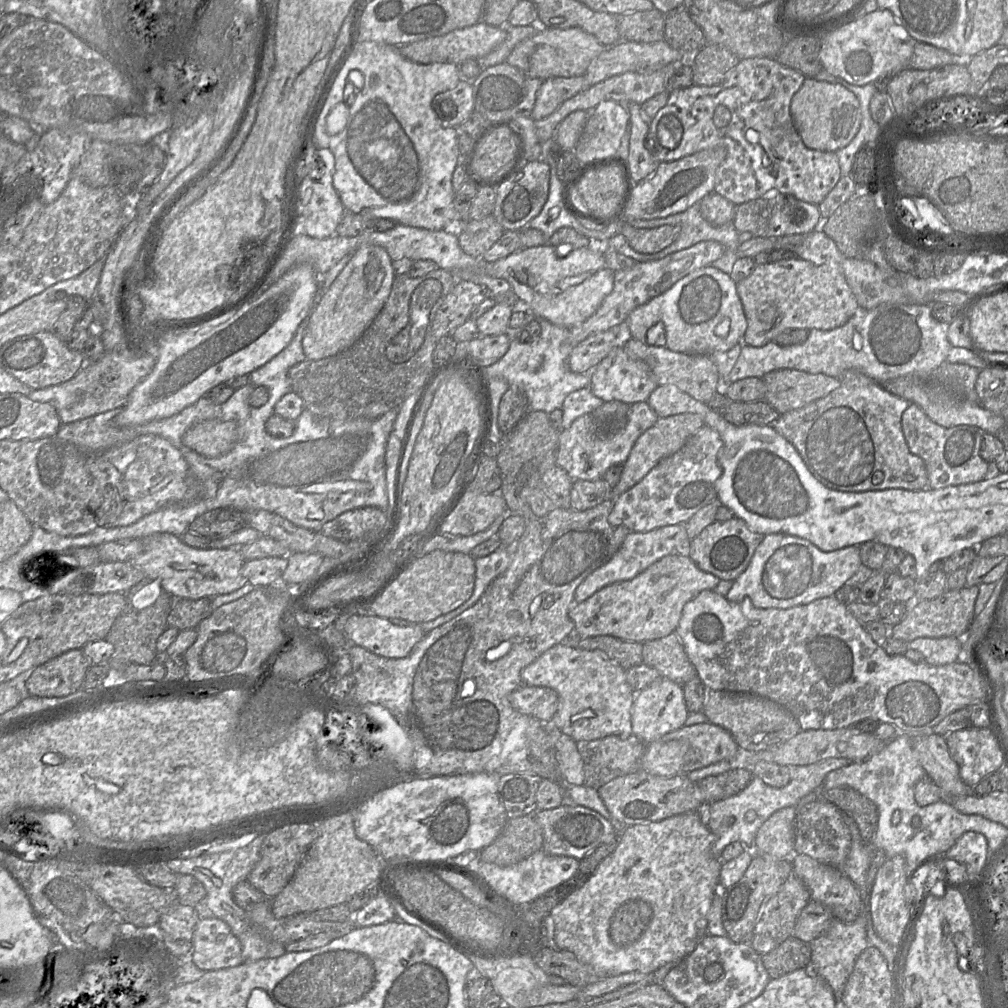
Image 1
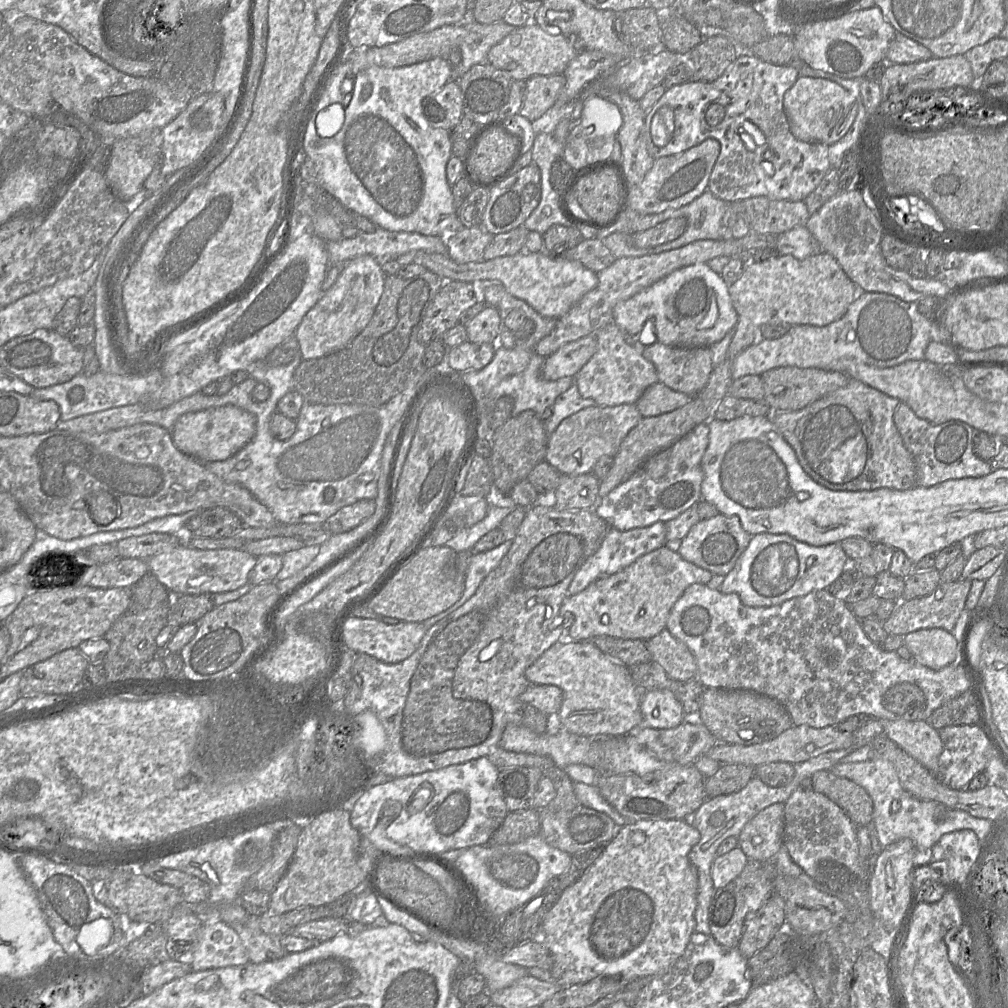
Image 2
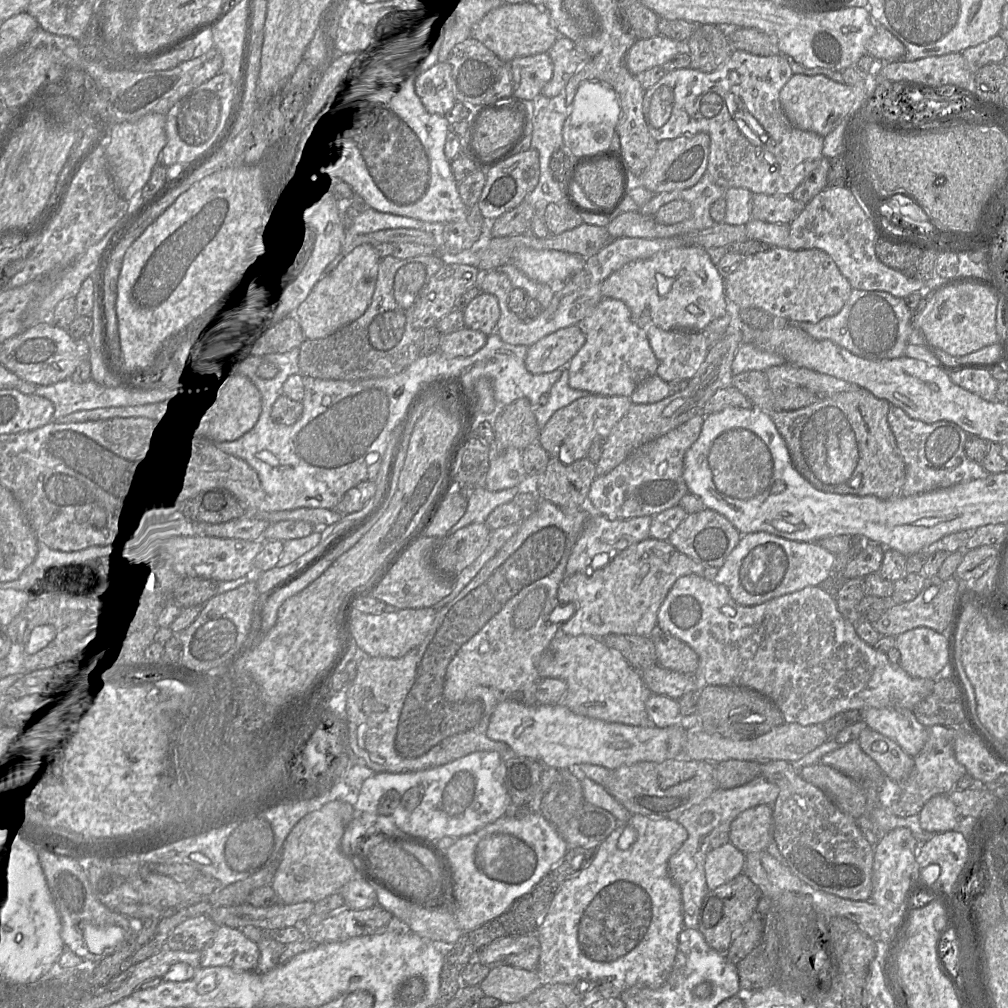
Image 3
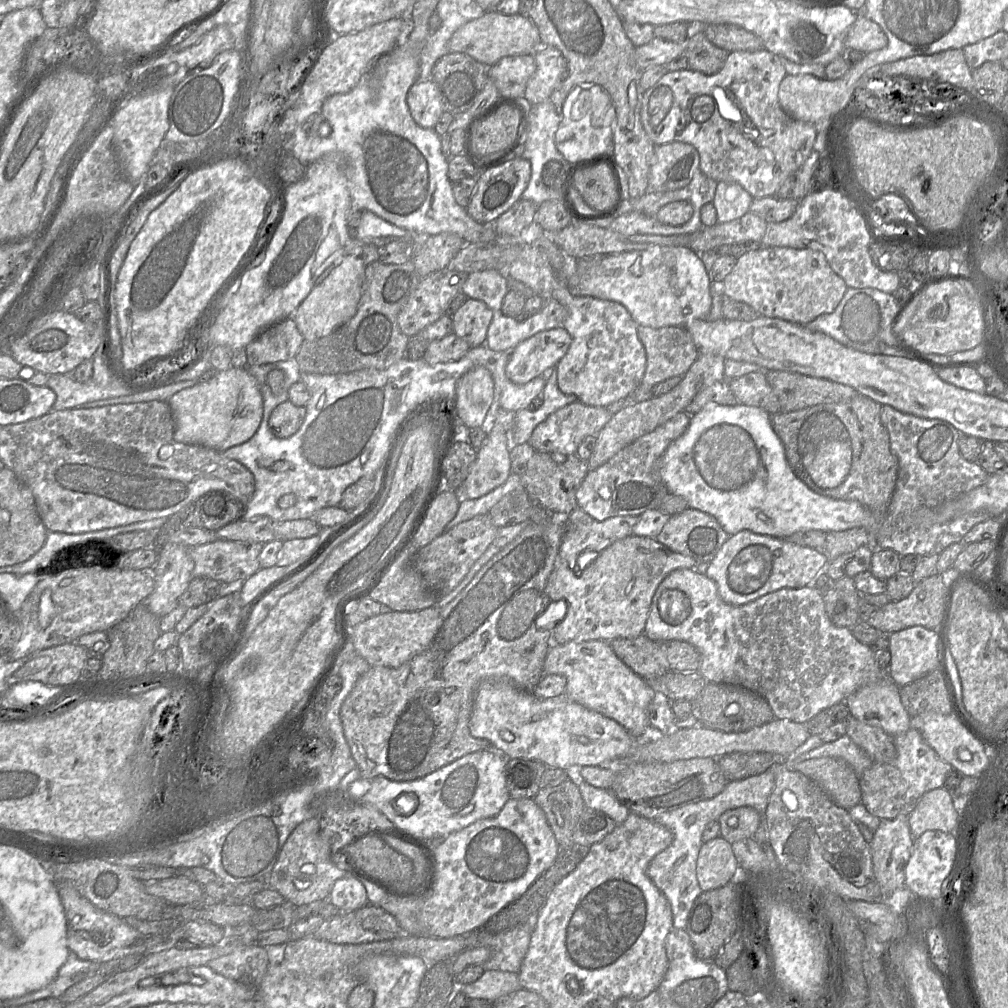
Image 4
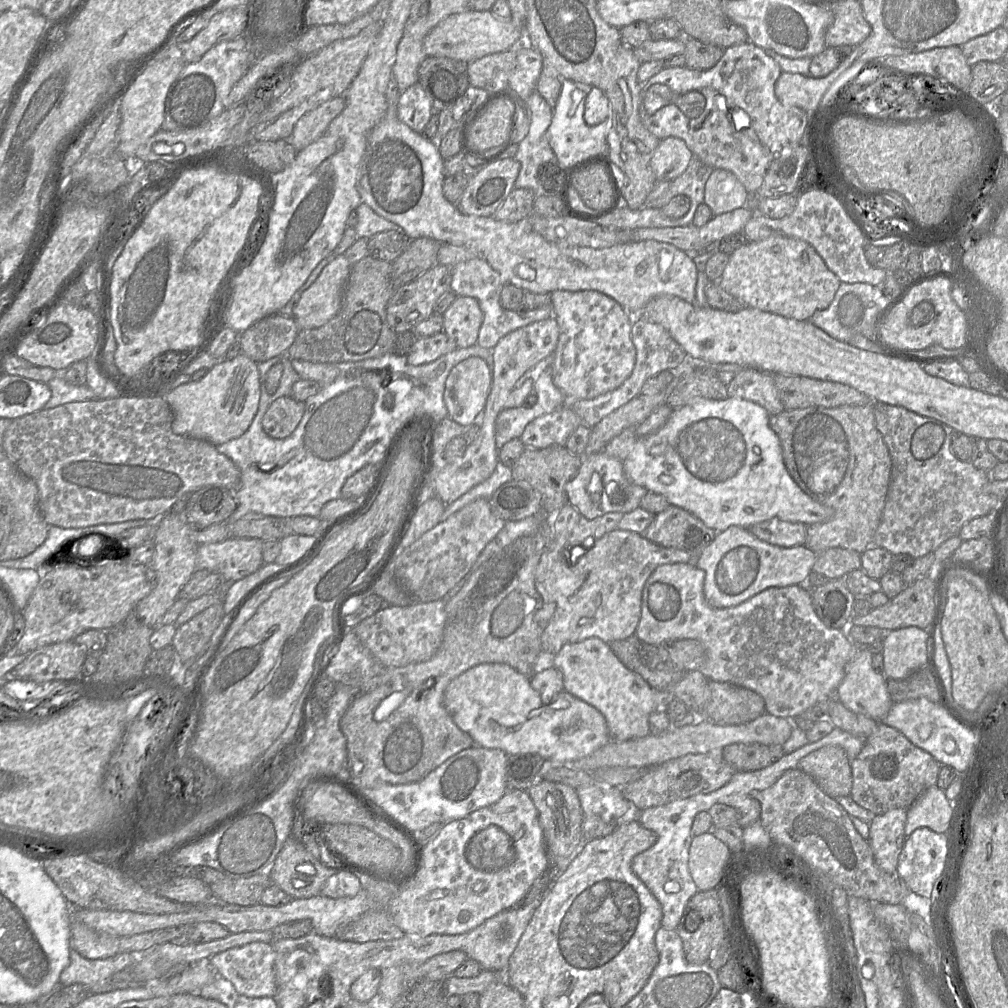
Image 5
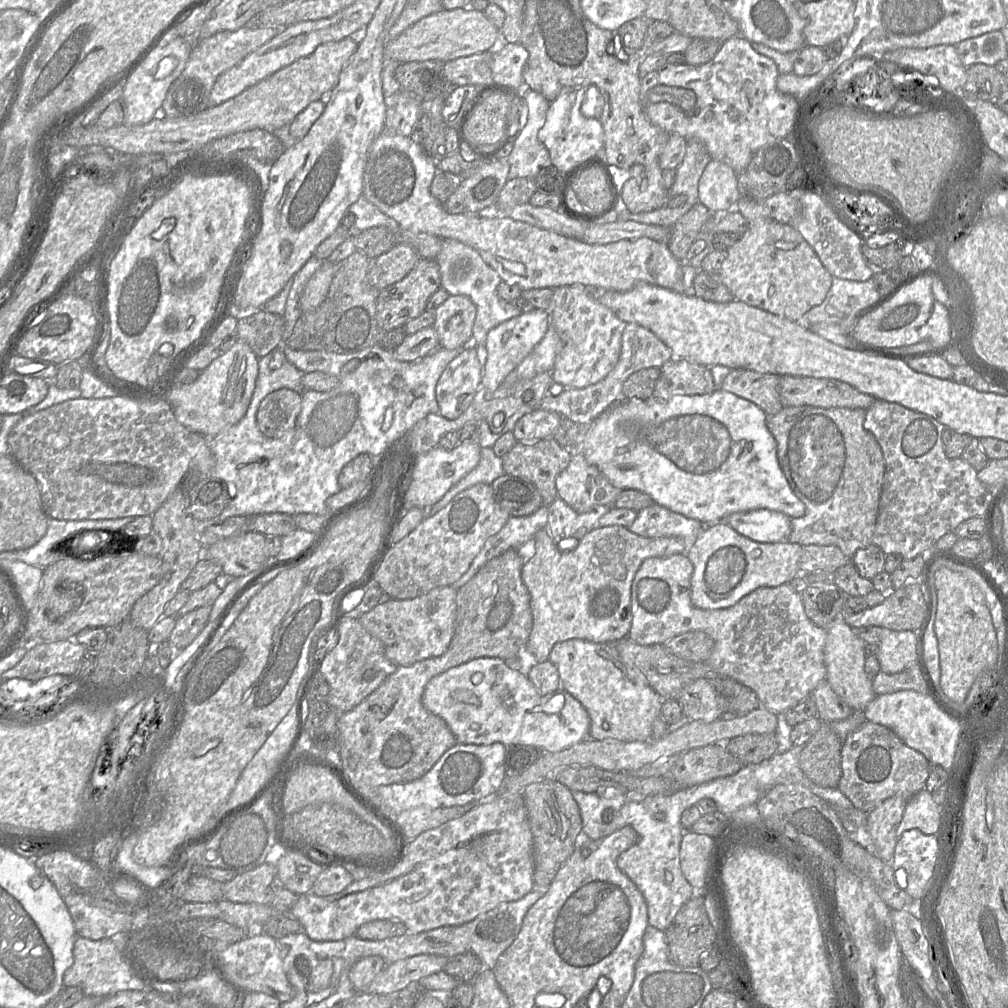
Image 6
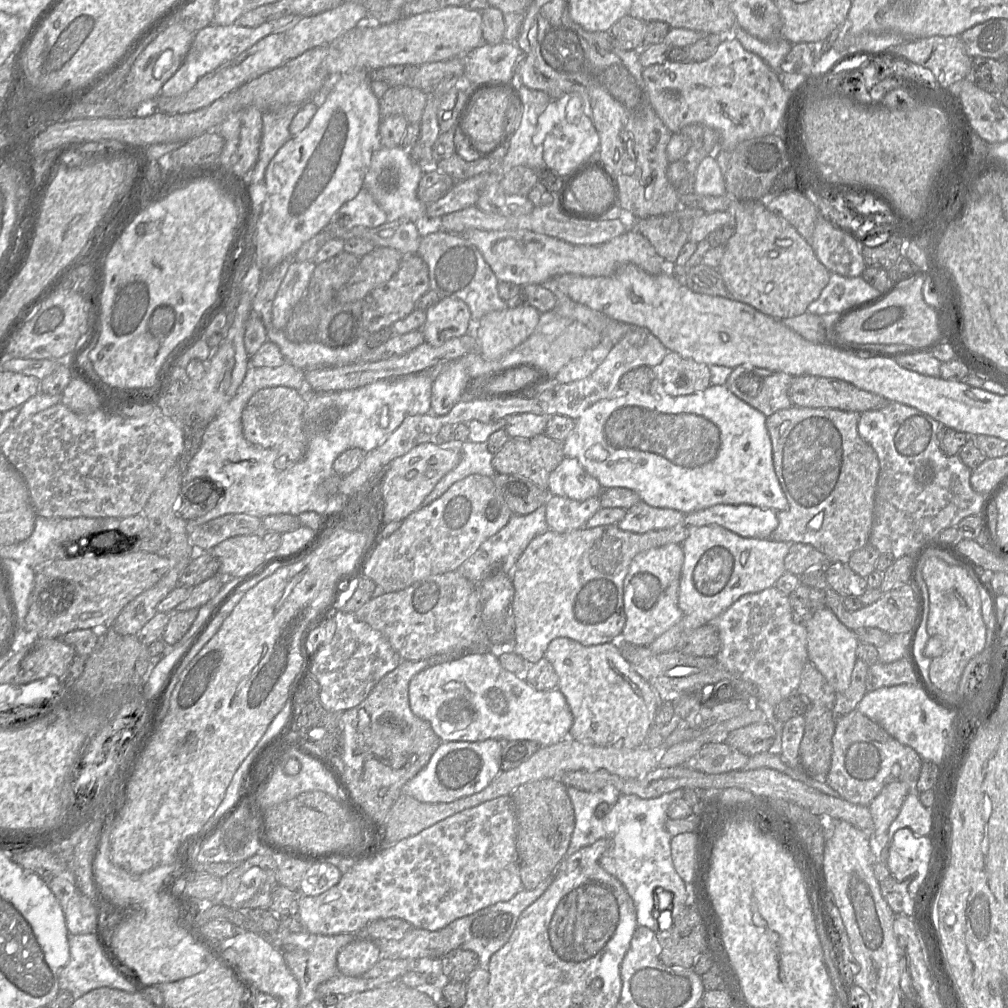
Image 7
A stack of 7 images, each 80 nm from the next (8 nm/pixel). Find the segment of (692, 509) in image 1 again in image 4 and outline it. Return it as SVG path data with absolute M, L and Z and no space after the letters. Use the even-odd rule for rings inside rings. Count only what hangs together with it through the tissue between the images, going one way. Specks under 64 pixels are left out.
M686 412L679 413L666 424L624 447L603 465L589 470L576 491L578 507L598 521L614 516L639 516L647 510L658 509L665 495L671 494L660 478L658 472L659 460L667 448L686 432L690 418L691 416Z

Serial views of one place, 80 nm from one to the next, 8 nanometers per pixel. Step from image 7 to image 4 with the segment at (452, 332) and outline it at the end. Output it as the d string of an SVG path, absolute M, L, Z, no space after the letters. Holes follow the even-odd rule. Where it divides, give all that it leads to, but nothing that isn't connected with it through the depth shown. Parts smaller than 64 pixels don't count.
M468 298L451 318L456 336L464 339L471 347L485 344L493 318L493 312L486 303Z

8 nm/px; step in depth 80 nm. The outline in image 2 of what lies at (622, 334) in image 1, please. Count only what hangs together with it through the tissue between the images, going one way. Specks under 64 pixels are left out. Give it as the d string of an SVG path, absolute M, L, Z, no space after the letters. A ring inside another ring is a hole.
M594 335L565 344L556 353L545 358L541 369L542 378L552 381L574 377L595 353L596 347Z

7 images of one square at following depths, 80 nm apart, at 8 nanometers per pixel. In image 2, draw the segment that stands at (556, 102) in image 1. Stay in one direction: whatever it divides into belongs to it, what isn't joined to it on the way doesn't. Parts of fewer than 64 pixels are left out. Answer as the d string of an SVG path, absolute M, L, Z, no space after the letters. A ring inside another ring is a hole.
M563 74L535 76L523 81L526 81L526 101L518 114L531 122L553 107L566 84Z

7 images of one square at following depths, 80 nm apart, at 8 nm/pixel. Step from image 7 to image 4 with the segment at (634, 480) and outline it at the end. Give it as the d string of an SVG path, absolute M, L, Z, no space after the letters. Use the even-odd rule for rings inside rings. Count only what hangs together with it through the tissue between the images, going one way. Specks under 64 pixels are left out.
M754 406L704 407L690 418L686 432L667 448L659 460L658 472L669 493L684 498L688 507L714 516L729 535L750 530L788 538L804 530L830 532L857 527L876 533L882 519L858 501L833 499L812 491L789 465L783 443L771 425L771 415Z

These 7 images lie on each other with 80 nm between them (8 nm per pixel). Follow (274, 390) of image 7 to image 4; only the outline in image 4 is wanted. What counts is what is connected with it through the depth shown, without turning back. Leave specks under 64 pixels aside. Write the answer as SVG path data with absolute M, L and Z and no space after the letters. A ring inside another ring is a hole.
M289 400L280 403L272 411L268 425L277 438L288 438L300 428L306 415L305 407L296 406Z

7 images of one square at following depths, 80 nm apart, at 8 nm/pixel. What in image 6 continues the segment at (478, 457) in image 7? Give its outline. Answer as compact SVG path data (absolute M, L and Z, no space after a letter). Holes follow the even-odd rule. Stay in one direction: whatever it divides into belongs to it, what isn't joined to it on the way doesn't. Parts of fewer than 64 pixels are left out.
M482 447L478 465L449 491L455 487L456 492L461 492L478 483L492 484L496 478L504 474L505 471L503 469L502 458L497 457L493 449Z

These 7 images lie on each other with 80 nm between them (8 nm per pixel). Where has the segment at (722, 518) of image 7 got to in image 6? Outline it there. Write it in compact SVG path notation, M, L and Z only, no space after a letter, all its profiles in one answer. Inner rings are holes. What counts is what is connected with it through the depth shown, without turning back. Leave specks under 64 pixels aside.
M757 509L730 514L723 522L752 540L776 543L787 541L791 533L791 519L782 512Z

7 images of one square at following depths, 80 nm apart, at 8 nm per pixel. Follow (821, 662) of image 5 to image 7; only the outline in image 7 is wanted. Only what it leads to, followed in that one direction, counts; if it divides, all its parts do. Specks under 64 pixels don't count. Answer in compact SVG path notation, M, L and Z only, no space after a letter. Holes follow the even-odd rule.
M671 543L637 554L624 580L623 603L626 622L621 644L648 646L683 617L678 606L679 586L684 563L680 544ZM774 586L740 597L709 622L717 628L721 648L717 661L734 676L752 683L764 706L775 706L794 695L808 660L807 630L794 620L789 596Z

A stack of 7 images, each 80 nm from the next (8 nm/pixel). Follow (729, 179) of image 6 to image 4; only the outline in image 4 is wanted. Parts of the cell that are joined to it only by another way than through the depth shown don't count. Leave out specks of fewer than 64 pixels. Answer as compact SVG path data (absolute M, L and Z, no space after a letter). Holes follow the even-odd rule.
M718 182L712 204L719 223L742 217L750 211L754 198L739 184Z

